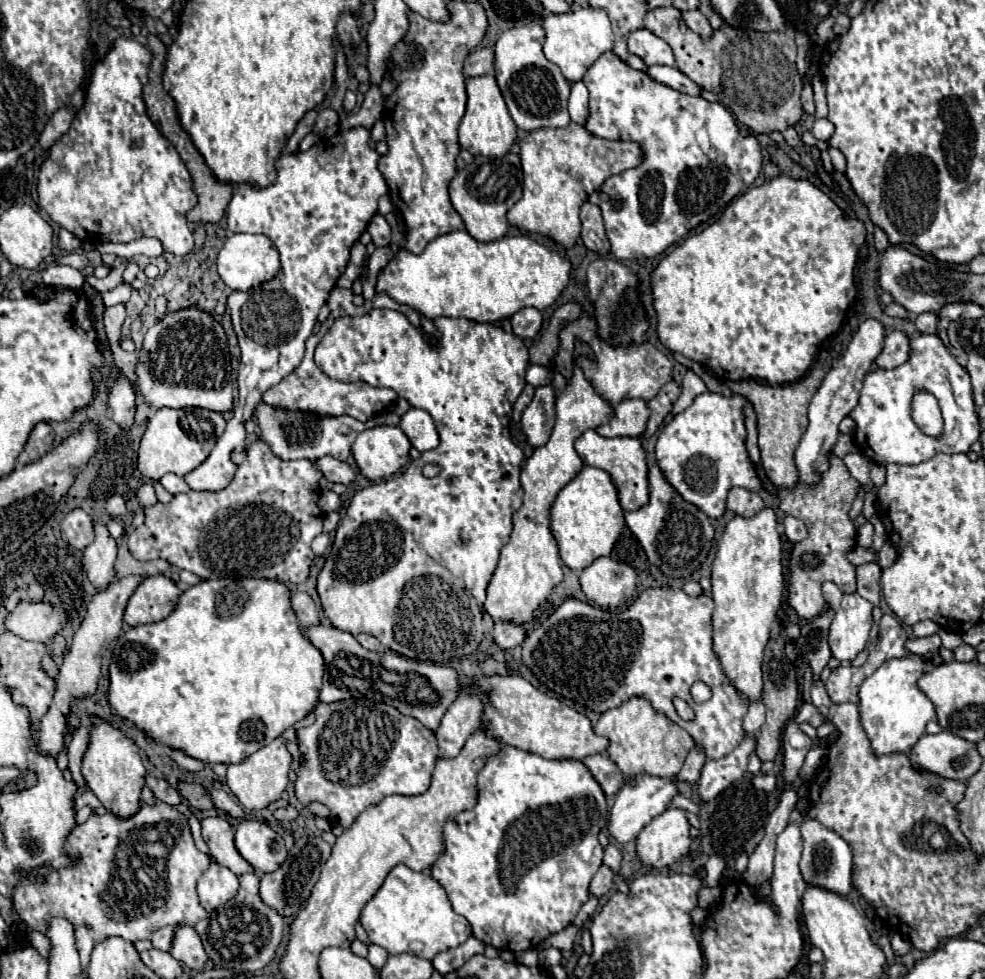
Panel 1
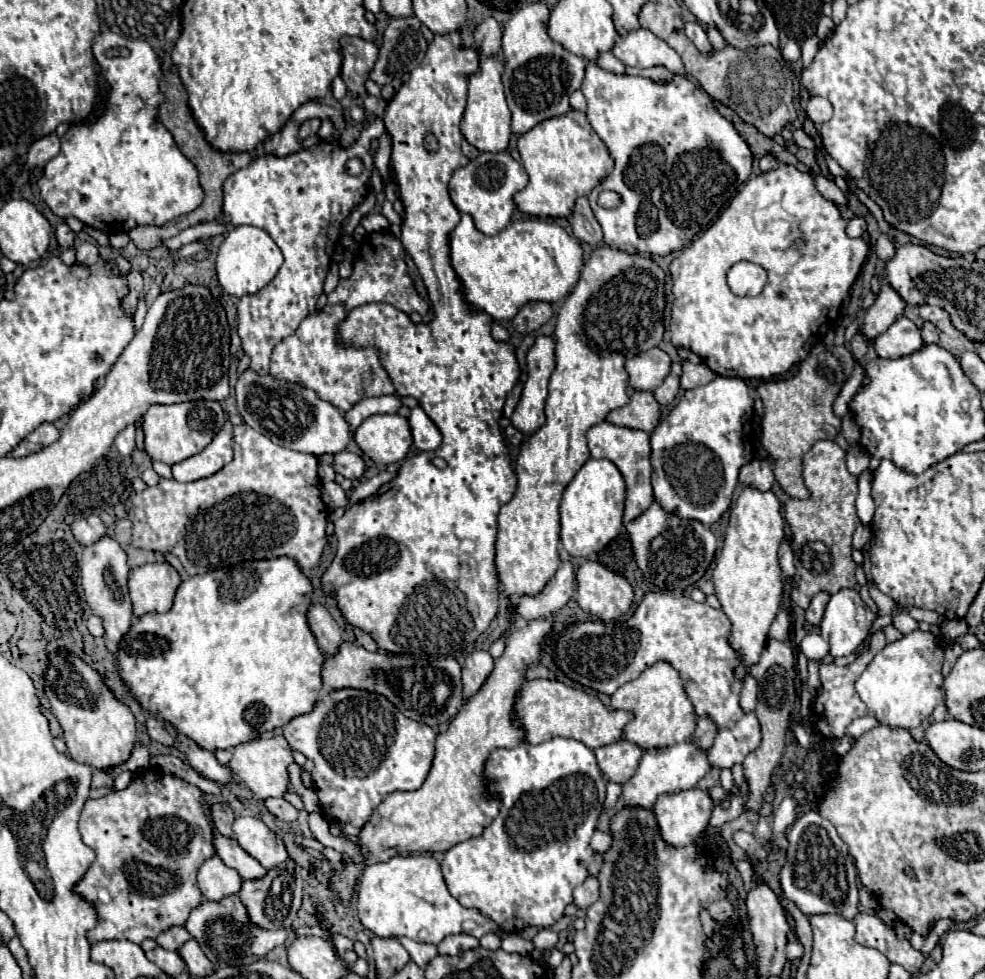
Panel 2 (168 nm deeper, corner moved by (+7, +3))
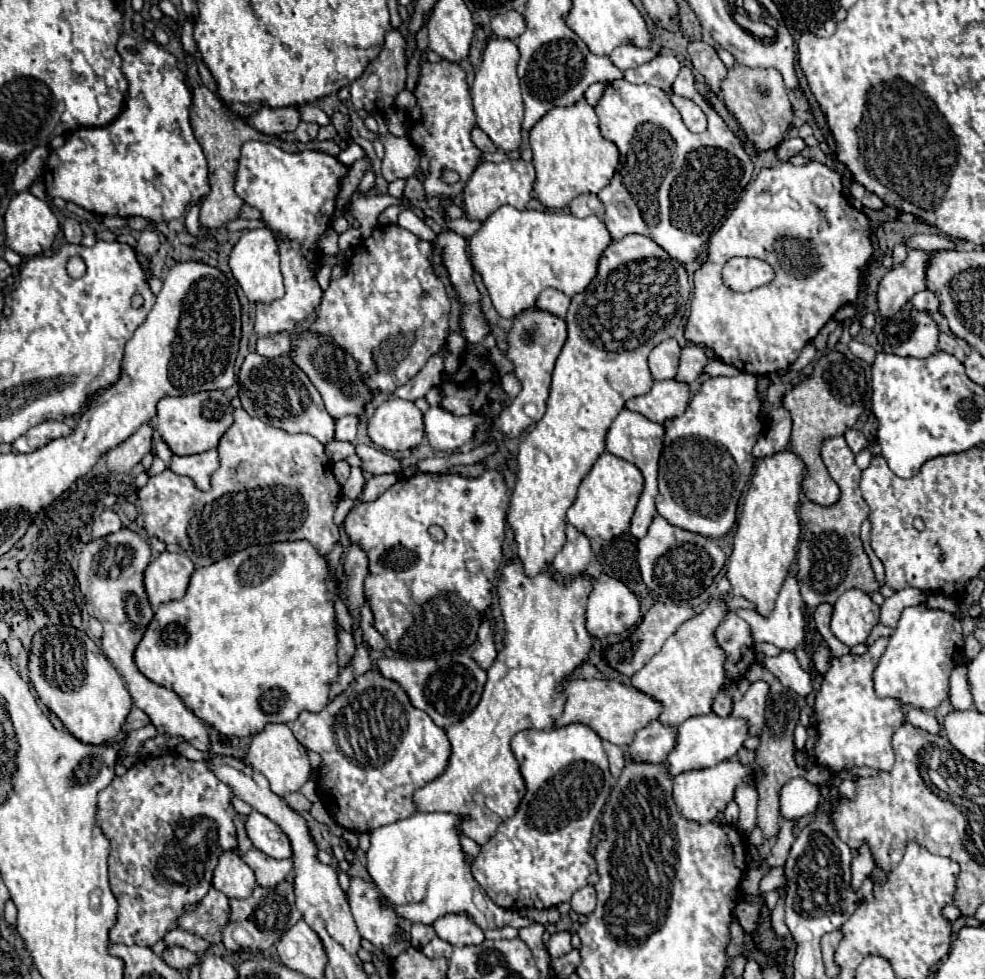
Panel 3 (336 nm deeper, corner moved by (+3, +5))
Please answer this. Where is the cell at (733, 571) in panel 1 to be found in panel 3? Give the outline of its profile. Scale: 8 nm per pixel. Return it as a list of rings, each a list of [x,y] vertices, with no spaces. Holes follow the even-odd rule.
[[[786,447],[784,451],[778,451],[770,457],[764,457],[758,463],[756,473],[750,481],[742,519],[738,521],[736,535],[734,535],[734,549],[732,549],[732,555],[728,561],[728,581],[732,583],[732,593],[752,601],[760,615],[768,615],[772,611],[774,601],[780,593],[780,587],[796,561],[796,547],[798,547],[798,539],[800,539],[798,503],[800,503],[800,489],[802,489],[804,477],[806,477],[804,461],[790,447]]]

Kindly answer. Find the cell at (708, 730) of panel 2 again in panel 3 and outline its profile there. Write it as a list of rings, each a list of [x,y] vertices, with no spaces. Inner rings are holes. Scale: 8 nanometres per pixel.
[[[722,691],[712,703],[712,711],[716,711],[716,715],[728,715],[732,711],[732,697]]]

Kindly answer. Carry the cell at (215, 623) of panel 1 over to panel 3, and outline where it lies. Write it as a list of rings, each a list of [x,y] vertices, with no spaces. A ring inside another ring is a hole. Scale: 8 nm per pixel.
[[[298,539],[298,541],[282,541],[282,543],[268,543],[268,545],[250,545],[250,547],[238,551],[238,553],[234,553],[234,555],[228,555],[228,557],[224,557],[224,559],[220,559],[220,561],[208,565],[208,567],[198,567],[198,569],[192,573],[192,579],[190,579],[190,585],[188,585],[186,595],[184,595],[182,599],[178,599],[178,601],[162,603],[162,605],[156,609],[156,615],[154,615],[152,623],[148,625],[148,631],[144,633],[144,639],[140,641],[140,647],[136,649],[136,655],[134,655],[134,657],[136,657],[136,665],[138,665],[140,673],[146,675],[148,679],[152,679],[154,683],[160,683],[162,687],[168,687],[168,689],[176,691],[176,693],[184,699],[184,705],[186,705],[198,719],[202,719],[204,723],[208,723],[210,727],[214,727],[214,729],[216,729],[220,735],[224,735],[224,737],[238,737],[238,739],[240,739],[240,737],[246,737],[246,735],[256,735],[256,733],[260,733],[268,723],[290,723],[290,721],[294,721],[294,719],[300,715],[300,711],[318,713],[318,711],[322,711],[322,709],[328,705],[328,691],[330,691],[330,685],[338,679],[338,673],[340,673],[340,667],[338,667],[338,663],[336,663],[338,621],[336,621],[336,613],[334,613],[334,601],[338,599],[338,593],[340,593],[338,587],[340,587],[340,581],[338,581],[336,577],[330,575],[330,567],[328,567],[326,557],[322,557],[322,555],[320,555],[308,541],[304,541],[304,539]]]

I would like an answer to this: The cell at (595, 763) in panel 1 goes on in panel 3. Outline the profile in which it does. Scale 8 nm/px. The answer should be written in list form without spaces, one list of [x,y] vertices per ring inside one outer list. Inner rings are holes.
[[[656,721],[636,733],[636,739],[628,747],[626,755],[628,759],[662,763],[674,747],[676,747],[676,727]]]

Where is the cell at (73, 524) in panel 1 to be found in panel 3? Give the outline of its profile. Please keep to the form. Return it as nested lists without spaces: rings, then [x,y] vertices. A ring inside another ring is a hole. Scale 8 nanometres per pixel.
[[[106,509],[106,511],[104,511],[104,513],[94,521],[92,537],[94,537],[94,539],[98,539],[98,537],[104,537],[104,535],[116,533],[120,527],[122,527],[122,521],[120,521],[120,517],[116,515],[116,511]]]

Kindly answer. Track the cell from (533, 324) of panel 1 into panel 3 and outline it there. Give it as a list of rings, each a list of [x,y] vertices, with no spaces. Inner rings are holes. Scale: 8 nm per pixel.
[[[544,289],[540,293],[540,299],[536,301],[536,307],[544,309],[544,311],[550,311],[554,315],[566,317],[568,307],[570,307],[570,297],[564,295],[562,291],[558,291],[558,289]]]

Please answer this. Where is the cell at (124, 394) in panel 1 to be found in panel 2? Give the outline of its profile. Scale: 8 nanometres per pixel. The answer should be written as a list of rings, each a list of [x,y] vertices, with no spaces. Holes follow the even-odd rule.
[[[128,425],[126,429],[122,429],[116,439],[114,439],[114,447],[118,449],[120,455],[130,455],[134,449],[134,425]]]

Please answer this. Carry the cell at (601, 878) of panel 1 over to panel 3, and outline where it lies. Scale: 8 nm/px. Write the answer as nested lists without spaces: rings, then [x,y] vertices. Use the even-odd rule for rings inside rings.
[[[586,885],[586,887],[582,887],[580,891],[576,891],[576,893],[572,895],[570,905],[572,905],[572,909],[574,909],[576,913],[582,913],[582,915],[592,913],[594,907],[596,907],[596,891],[594,891],[594,887]]]

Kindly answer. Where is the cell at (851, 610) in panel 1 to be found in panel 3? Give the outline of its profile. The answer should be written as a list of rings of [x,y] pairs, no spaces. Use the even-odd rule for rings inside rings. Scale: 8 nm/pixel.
[[[850,589],[834,605],[830,629],[842,643],[854,647],[866,643],[878,617],[880,607],[870,599],[870,595],[860,589]]]

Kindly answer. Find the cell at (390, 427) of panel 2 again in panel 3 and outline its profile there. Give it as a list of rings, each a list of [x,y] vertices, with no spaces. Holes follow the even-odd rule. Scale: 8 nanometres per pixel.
[[[390,397],[370,417],[368,435],[374,445],[392,453],[414,449],[424,439],[422,411],[412,401]]]

